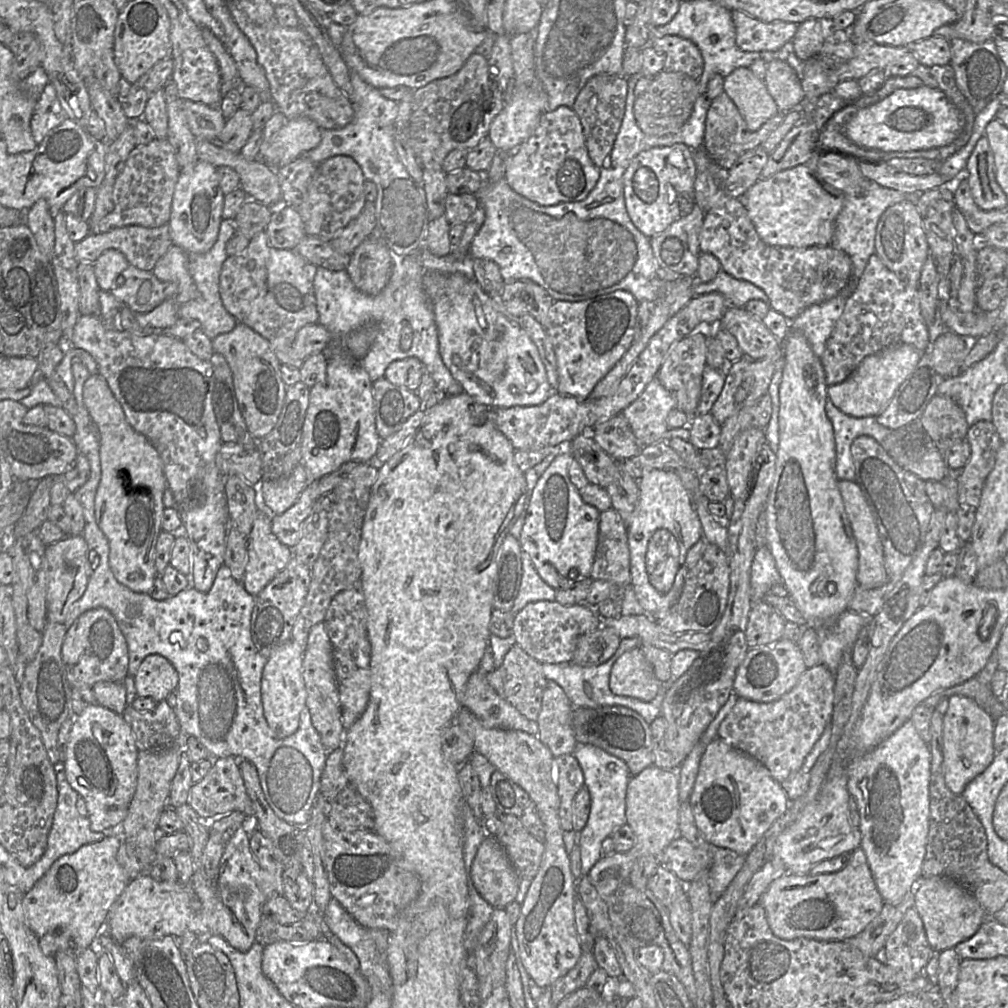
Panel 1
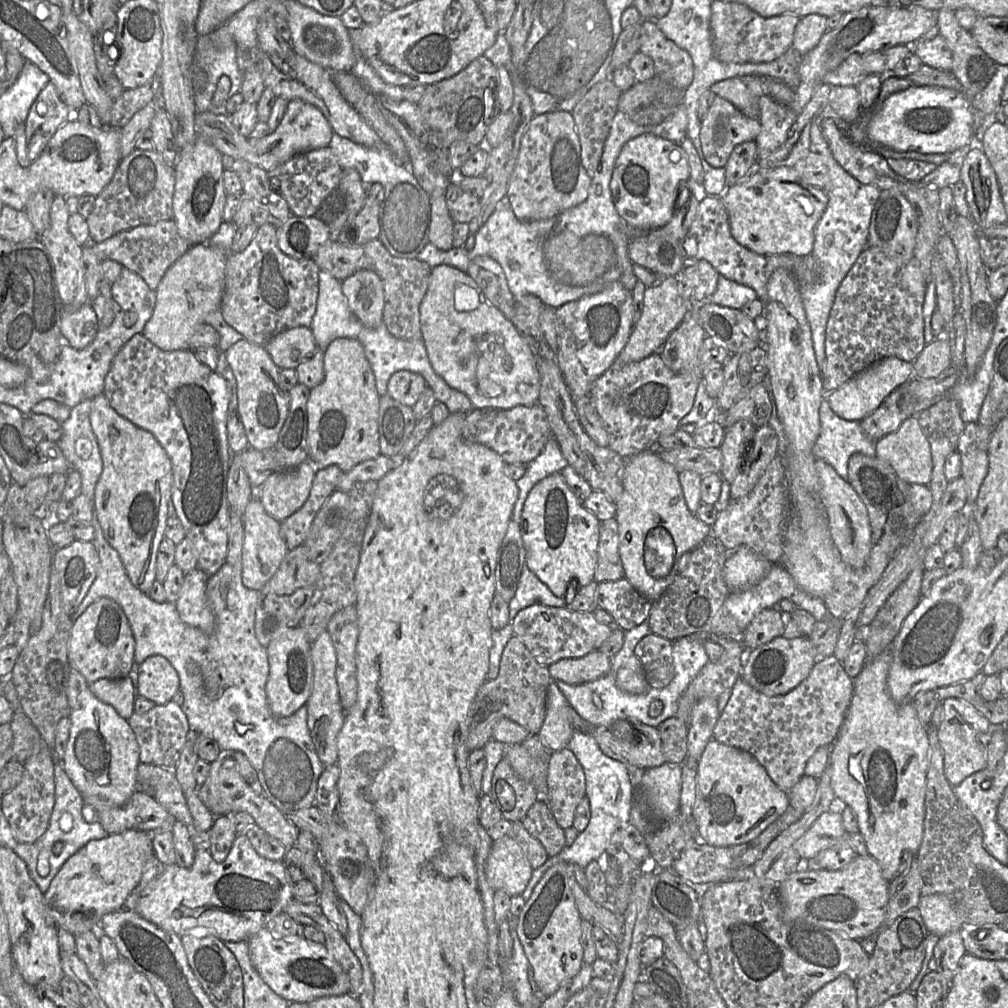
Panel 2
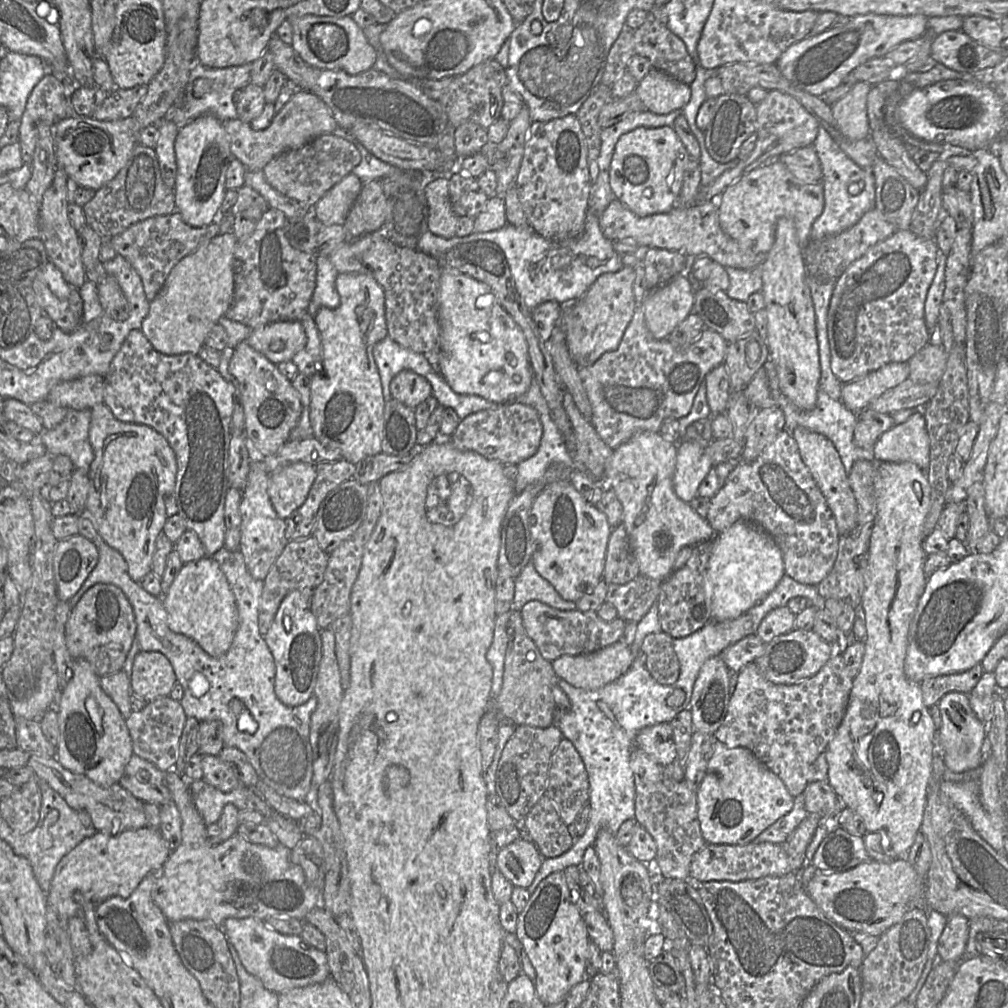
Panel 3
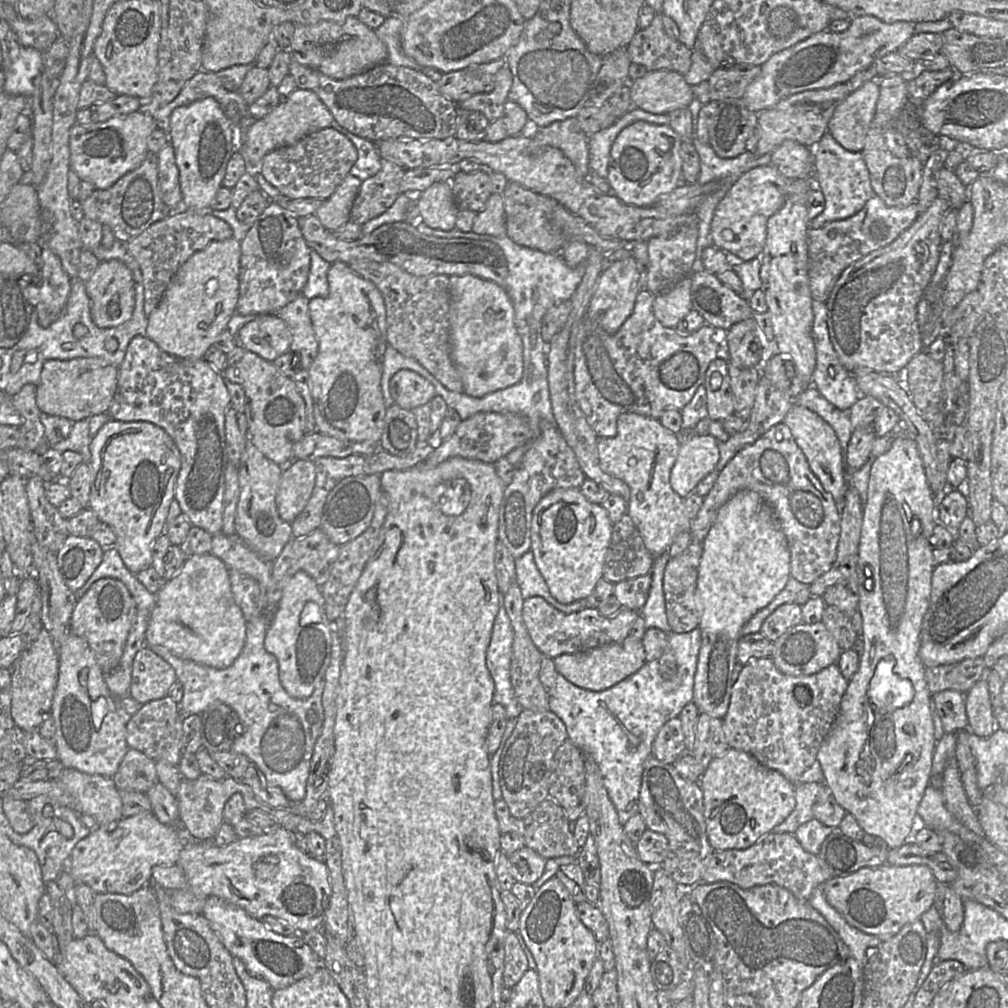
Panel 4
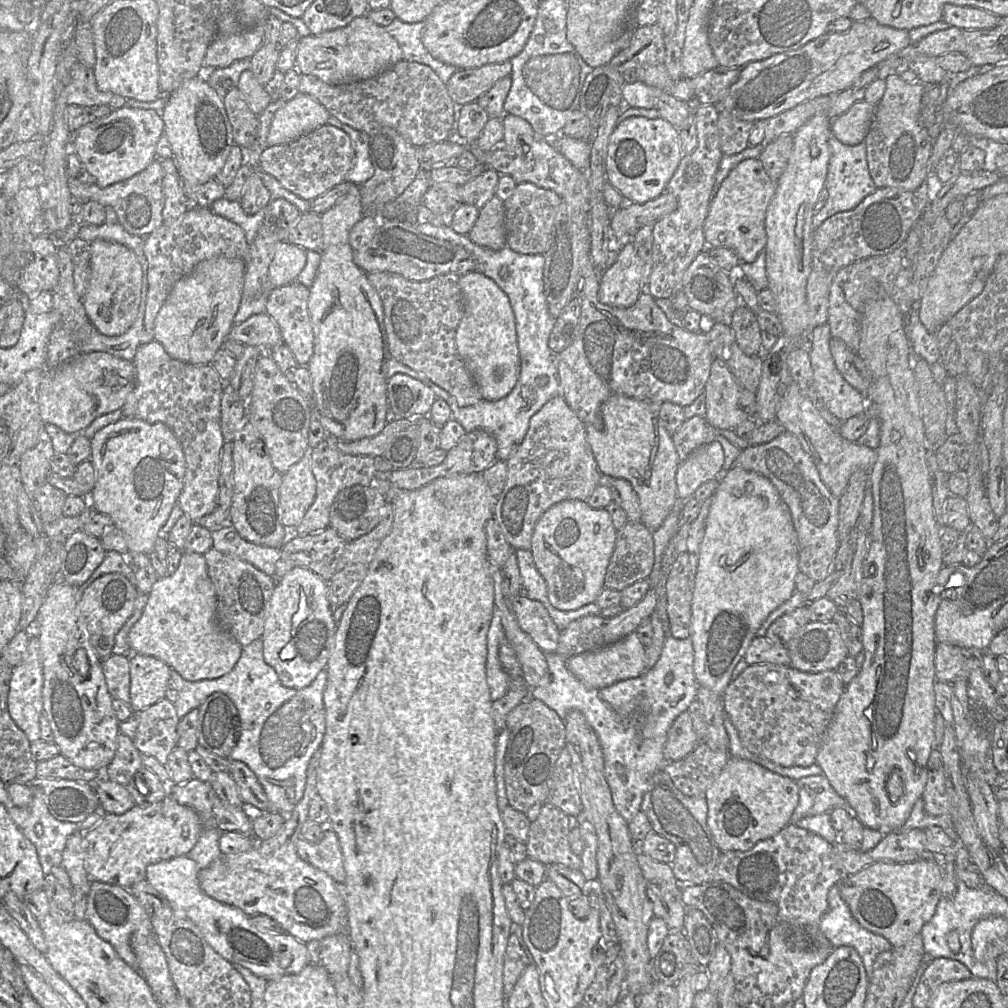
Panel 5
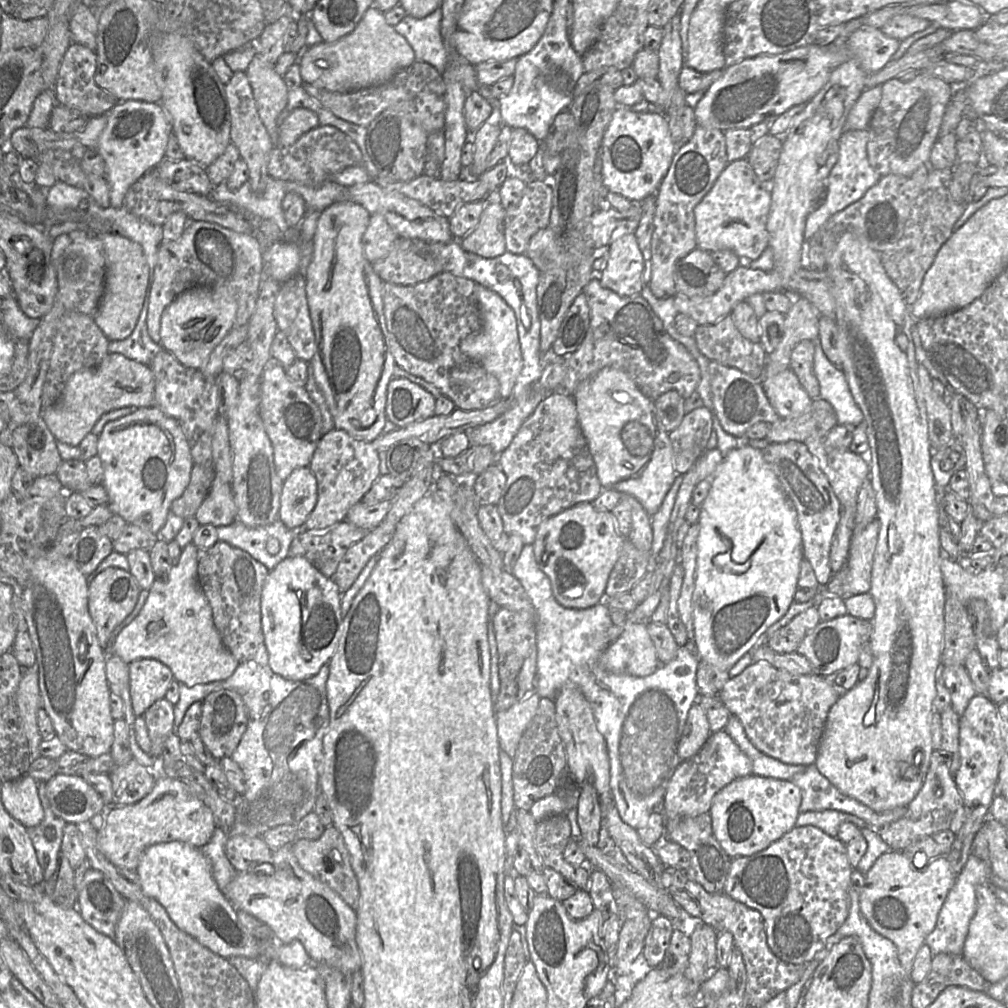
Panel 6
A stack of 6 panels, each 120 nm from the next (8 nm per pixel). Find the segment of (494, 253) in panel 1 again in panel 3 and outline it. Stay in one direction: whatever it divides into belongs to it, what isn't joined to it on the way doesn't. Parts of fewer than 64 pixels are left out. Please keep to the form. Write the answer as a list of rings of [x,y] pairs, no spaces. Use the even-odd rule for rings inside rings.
[[[648,110],[635,112],[622,121],[602,129],[598,158],[599,174],[597,181],[592,185],[585,226],[580,236],[556,242],[542,237],[534,230],[524,230],[507,223],[498,230],[473,232],[463,236],[461,243],[488,240],[498,244],[505,252],[517,291],[529,310],[532,311],[547,301],[556,301],[562,305],[576,302],[584,296],[601,275],[617,272],[624,267],[622,256],[614,249],[614,242],[607,239],[600,228],[601,215],[608,205],[616,199],[610,186],[610,166],[619,138],[638,127],[673,127],[674,120],[681,113],[682,110],[674,110],[668,114],[656,114]]]

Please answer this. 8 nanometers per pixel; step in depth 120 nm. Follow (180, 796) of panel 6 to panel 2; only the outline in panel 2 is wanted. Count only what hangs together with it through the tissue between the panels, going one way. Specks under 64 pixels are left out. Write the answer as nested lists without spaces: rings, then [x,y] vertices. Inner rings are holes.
[[[126,830],[90,840],[64,862],[48,889],[42,892],[46,922],[72,935],[96,930],[104,914],[124,904],[139,883],[151,855],[154,855],[151,835],[142,830]]]

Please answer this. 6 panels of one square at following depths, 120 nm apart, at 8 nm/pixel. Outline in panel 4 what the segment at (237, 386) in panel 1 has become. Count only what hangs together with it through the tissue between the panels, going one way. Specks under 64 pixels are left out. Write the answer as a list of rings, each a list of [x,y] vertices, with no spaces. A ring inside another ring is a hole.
[[[246,350],[243,357],[232,366],[224,369],[222,377],[242,386],[245,393],[243,413],[247,420],[248,440],[269,460],[285,466],[293,460],[293,447],[305,435],[305,402],[292,378],[283,375],[270,361]]]

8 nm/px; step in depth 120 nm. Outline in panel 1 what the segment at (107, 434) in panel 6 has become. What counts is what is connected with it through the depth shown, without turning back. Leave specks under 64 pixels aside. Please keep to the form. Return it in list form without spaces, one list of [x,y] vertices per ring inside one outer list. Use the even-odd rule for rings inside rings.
[[[99,374],[88,377],[83,386],[83,402],[99,435],[101,478],[95,495],[95,519],[109,542],[109,566],[115,579],[130,590],[149,594],[157,577],[156,542],[162,531],[163,496],[167,489],[162,460],[151,442],[128,423],[121,405]]]

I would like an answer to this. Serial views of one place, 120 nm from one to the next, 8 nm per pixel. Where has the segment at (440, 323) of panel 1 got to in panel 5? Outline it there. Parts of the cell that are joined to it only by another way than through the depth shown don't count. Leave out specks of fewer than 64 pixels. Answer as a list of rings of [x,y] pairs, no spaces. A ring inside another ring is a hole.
[[[479,271],[459,278],[464,296],[464,315],[456,330],[456,348],[471,372],[484,400],[495,401],[507,396],[518,381],[520,355],[515,315],[506,293]]]

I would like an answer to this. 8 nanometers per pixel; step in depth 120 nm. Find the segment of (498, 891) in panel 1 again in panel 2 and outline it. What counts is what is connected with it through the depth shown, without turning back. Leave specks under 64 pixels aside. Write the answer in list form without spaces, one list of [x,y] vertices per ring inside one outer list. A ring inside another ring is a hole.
[[[508,835],[493,840],[485,864],[486,879],[493,891],[502,890],[510,897],[521,895],[533,870],[516,840]]]

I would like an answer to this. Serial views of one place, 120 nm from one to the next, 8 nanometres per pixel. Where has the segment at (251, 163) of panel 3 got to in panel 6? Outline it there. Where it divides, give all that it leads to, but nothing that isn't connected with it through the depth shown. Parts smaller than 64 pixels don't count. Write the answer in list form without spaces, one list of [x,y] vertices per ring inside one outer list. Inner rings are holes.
[[[303,107],[295,108],[278,127],[277,146],[289,147],[317,126],[319,119],[315,112]]]

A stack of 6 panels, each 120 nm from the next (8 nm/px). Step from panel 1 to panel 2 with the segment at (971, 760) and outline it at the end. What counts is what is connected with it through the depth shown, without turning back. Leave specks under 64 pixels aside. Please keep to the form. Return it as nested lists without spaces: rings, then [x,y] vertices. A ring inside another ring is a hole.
[[[955,697],[942,702],[943,718],[937,728],[938,740],[943,752],[945,777],[952,787],[971,774],[987,767],[987,745],[993,726],[972,704]]]

